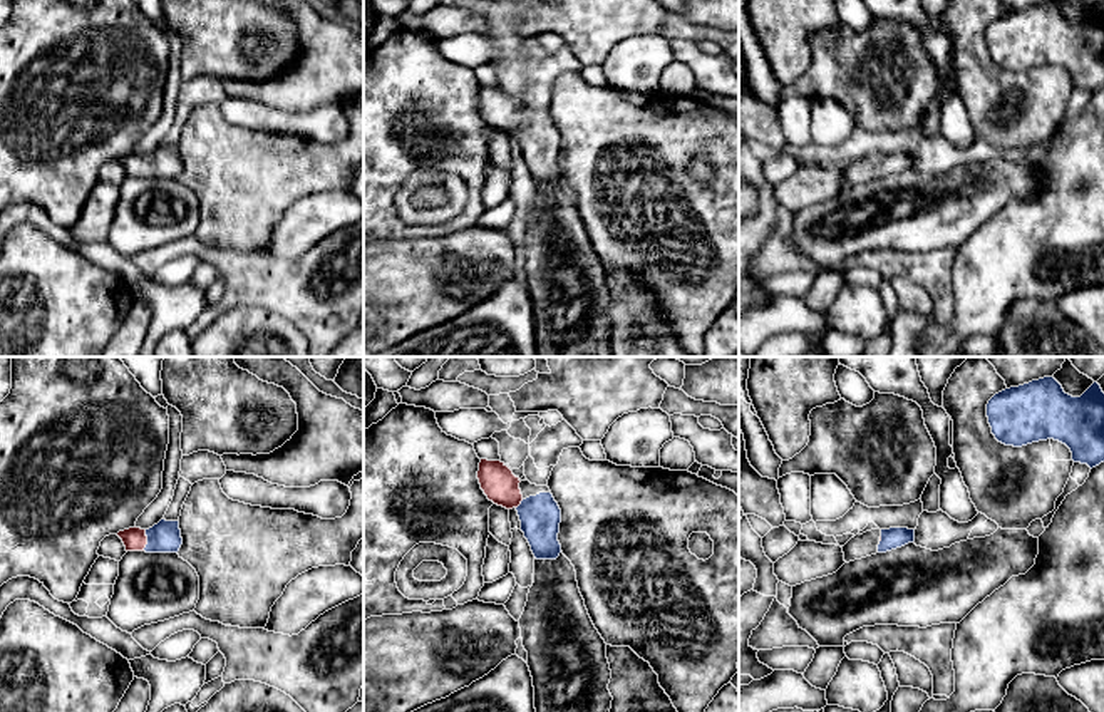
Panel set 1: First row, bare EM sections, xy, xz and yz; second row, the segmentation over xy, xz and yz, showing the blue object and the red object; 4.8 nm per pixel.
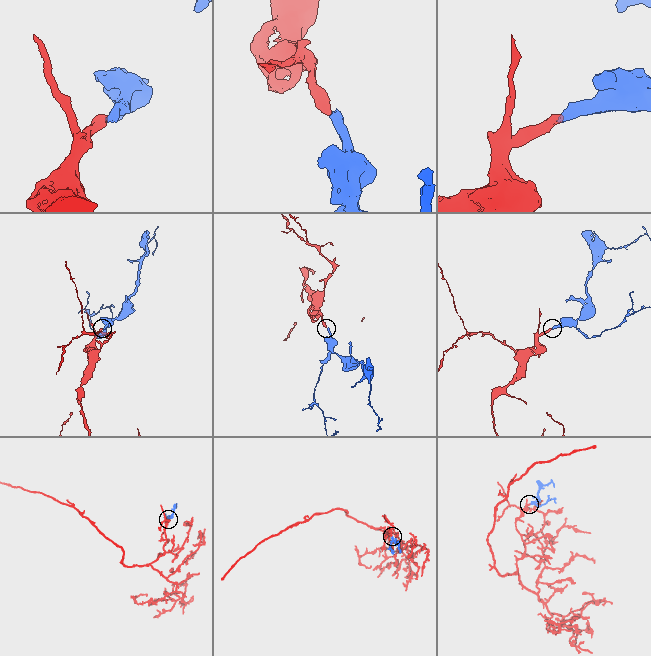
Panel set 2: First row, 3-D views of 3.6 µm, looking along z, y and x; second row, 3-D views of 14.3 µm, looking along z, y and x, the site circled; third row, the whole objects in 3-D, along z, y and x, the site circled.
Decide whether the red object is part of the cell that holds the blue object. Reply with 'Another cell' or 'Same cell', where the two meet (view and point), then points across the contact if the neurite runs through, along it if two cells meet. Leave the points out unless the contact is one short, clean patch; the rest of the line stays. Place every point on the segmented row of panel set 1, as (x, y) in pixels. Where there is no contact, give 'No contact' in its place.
Same cell. Touches blue at xy (148, 540). Path across: xy (165, 536), (148, 540), (134, 538)

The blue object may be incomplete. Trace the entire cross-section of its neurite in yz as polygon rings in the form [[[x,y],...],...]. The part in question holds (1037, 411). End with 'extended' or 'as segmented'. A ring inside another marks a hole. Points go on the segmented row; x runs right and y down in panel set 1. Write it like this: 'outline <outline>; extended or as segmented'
outline [[[1054,377],[1010,387],[988,400],[987,417],[1005,446],[1054,439],[1070,449],[1074,462],[1091,469],[1104,462],[1104,392],[1097,382],[1081,397],[1065,394]]]; as segmented

